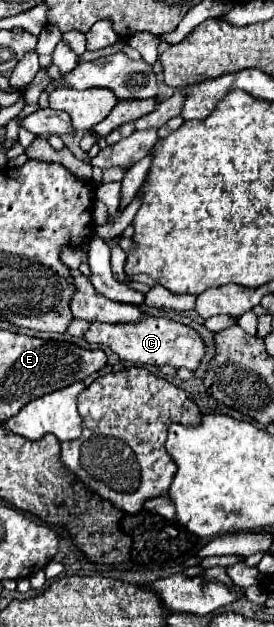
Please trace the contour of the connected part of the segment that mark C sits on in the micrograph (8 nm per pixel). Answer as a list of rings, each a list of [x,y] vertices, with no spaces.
[[[142,318],[138,324],[106,324],[106,322],[92,322],[90,330],[84,336],[90,344],[104,344],[110,346],[120,360],[132,364],[152,364],[152,366],[174,366],[174,368],[188,368],[196,370],[206,356],[206,344],[202,336],[180,322],[168,318]]]

